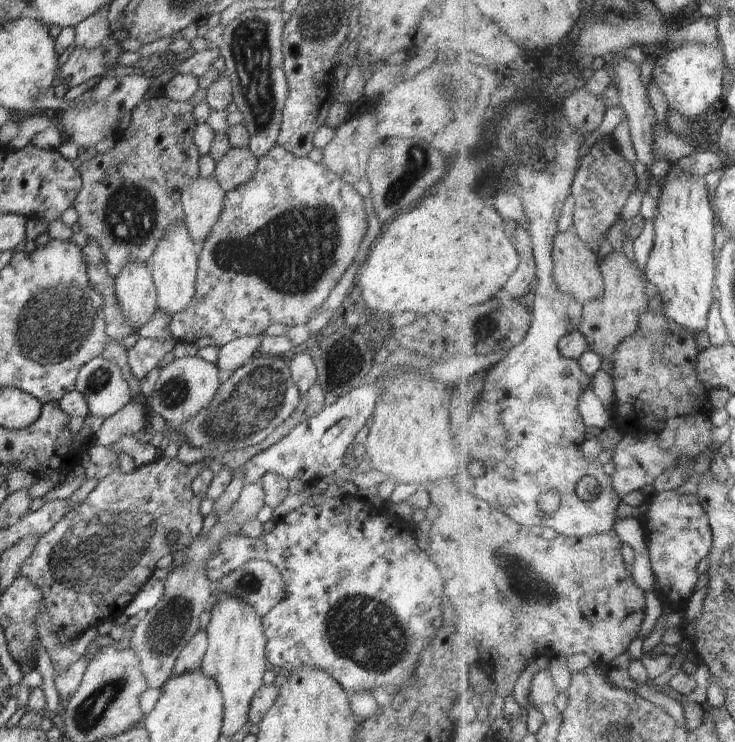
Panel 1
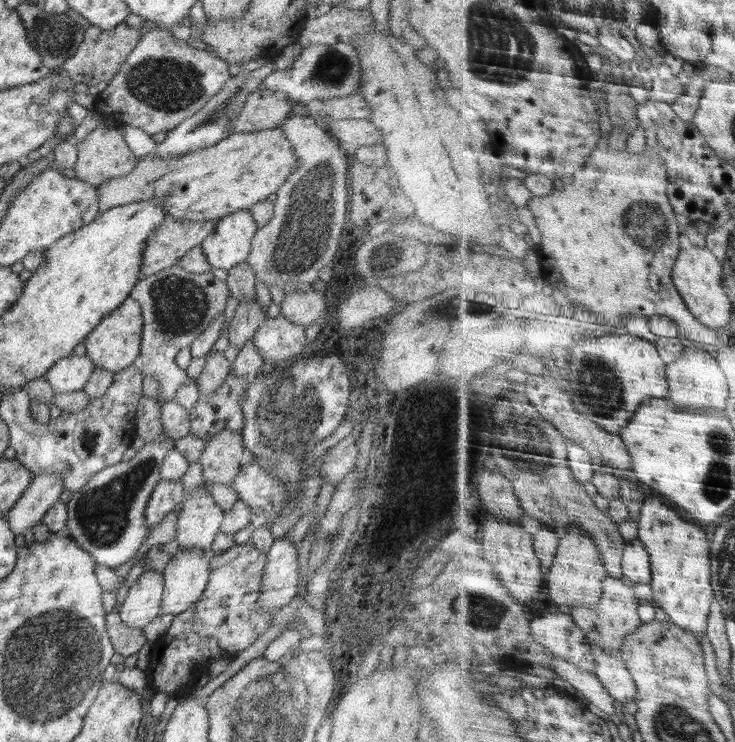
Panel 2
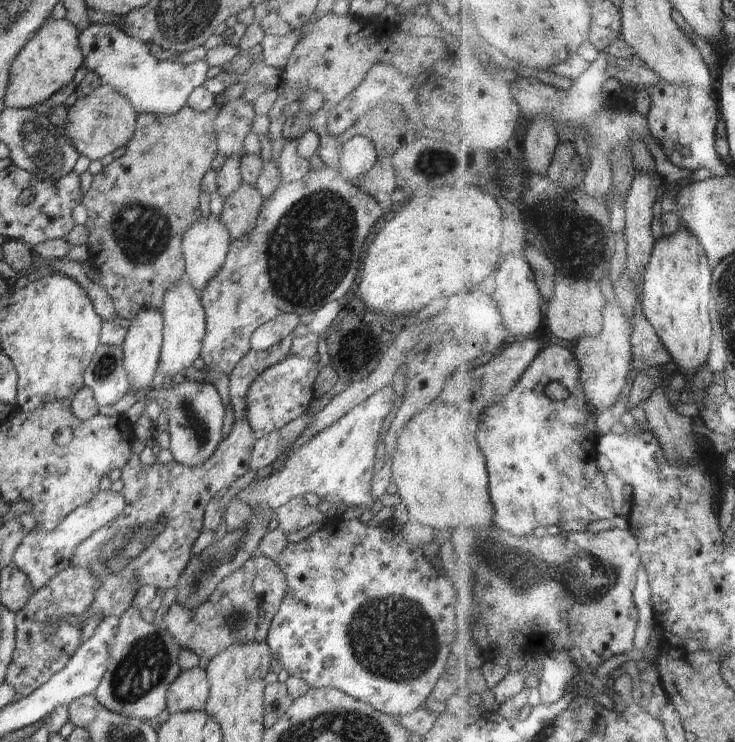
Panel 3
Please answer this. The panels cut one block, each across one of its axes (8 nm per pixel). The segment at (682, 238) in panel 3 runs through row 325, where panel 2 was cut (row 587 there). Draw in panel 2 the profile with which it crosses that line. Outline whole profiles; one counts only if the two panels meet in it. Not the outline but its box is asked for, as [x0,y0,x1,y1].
[640,498,716,639]

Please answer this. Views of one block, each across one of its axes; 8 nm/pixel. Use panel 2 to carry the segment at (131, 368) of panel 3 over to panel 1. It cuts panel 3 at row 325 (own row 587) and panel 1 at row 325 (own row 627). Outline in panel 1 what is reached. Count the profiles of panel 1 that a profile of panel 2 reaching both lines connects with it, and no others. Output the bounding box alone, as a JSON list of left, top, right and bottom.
[114,260,157,329]

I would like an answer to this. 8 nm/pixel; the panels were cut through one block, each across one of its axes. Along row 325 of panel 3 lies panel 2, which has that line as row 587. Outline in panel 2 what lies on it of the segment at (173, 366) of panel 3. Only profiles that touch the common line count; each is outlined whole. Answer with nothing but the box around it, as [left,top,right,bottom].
[161,548,209,614]

